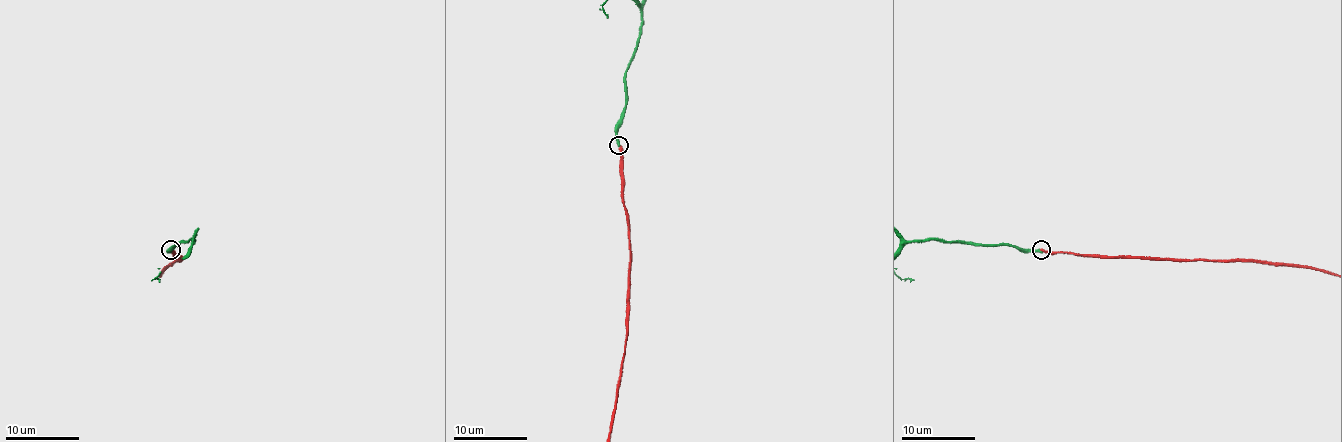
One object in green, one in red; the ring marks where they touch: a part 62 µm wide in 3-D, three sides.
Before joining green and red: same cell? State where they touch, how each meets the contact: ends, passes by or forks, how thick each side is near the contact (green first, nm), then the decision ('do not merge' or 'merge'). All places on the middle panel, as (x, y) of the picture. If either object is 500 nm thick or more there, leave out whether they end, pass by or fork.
place (619, 145); green ends; red ends; calibres 320 and 300 nm; merge

